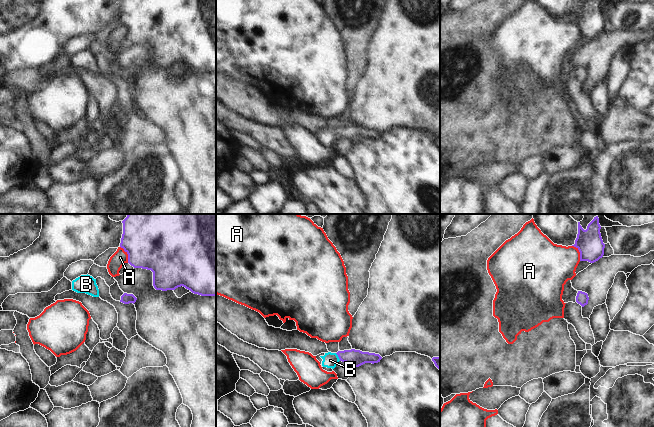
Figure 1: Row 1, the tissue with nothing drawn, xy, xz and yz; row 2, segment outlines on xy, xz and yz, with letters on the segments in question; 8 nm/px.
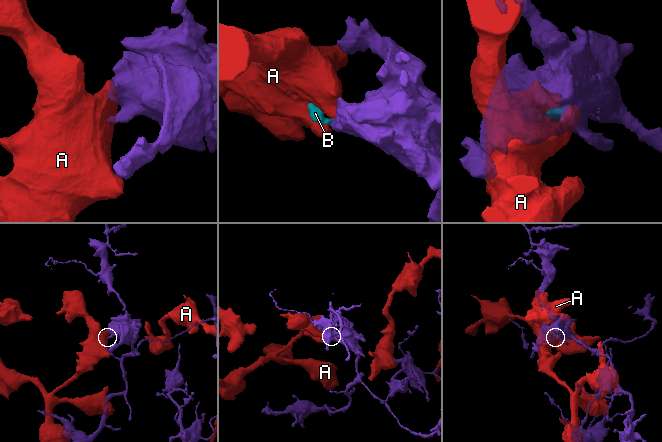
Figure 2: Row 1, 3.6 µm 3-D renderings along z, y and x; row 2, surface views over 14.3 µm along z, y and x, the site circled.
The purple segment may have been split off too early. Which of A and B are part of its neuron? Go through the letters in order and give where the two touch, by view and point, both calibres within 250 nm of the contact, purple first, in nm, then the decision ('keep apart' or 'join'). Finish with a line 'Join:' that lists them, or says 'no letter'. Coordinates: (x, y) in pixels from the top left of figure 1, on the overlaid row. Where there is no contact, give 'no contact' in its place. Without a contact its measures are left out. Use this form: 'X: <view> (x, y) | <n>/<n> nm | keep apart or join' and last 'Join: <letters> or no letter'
A: xy (127, 253) | 500/120 nm | keep apart
B: xz (338, 356) | 140/120 nm | join
Join: B

